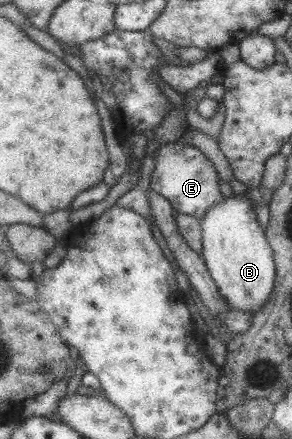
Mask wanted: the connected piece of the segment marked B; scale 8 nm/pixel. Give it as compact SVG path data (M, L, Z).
M246 194L243 196L230 195L224 197L223 203L210 206L200 221L202 234L201 256L204 266L210 274L218 293L225 299L227 306L241 312L255 315L261 310L268 296L272 294L276 270L274 269L273 254L269 243L266 241L264 230L257 223L254 203L249 201Z

